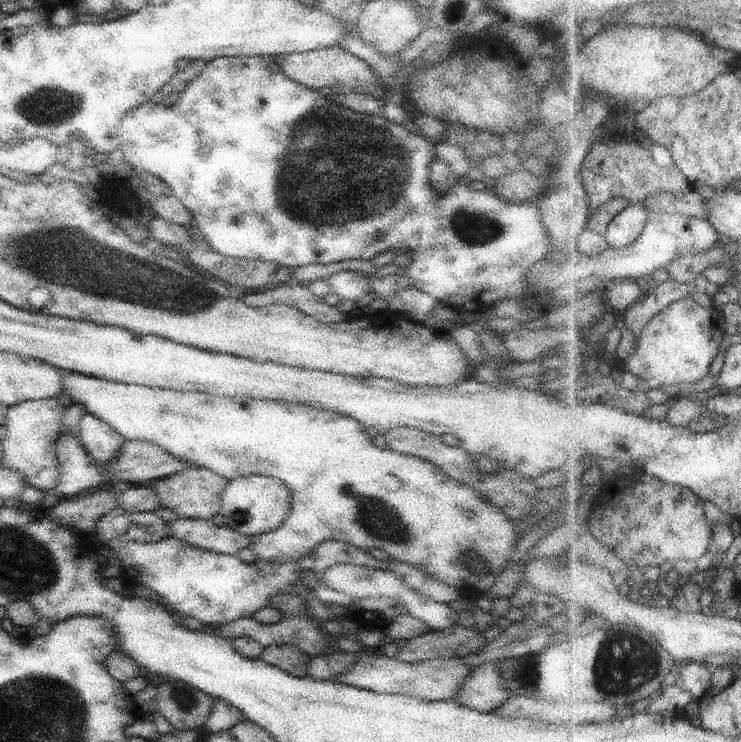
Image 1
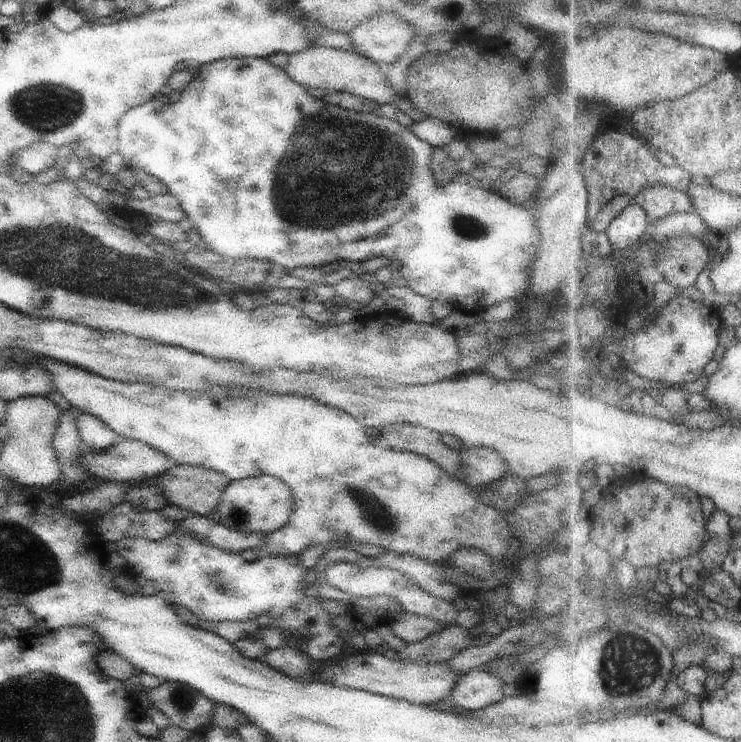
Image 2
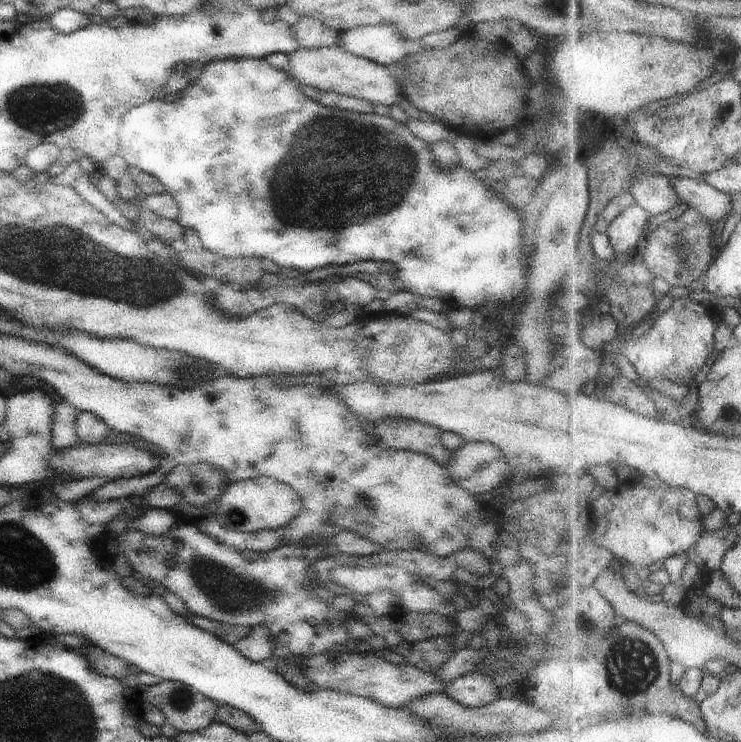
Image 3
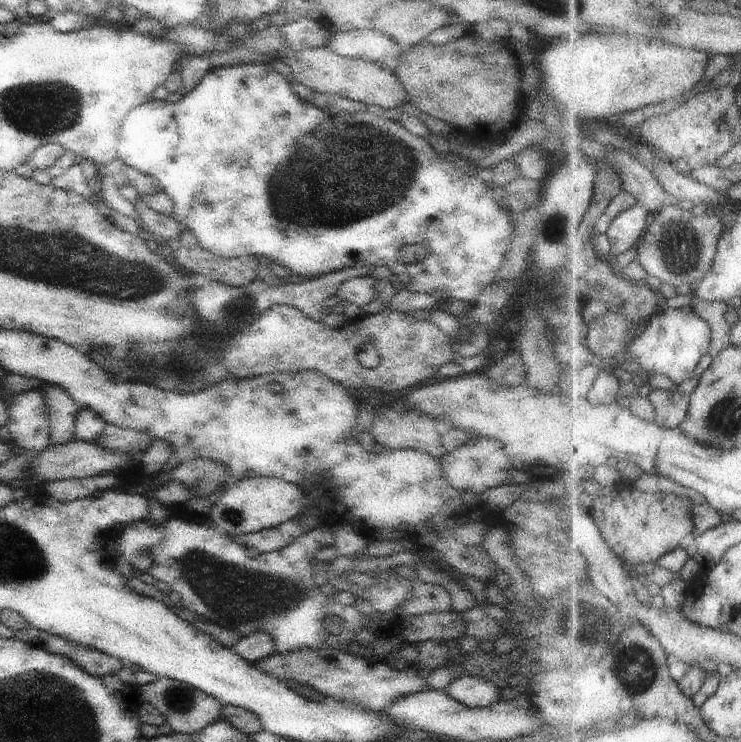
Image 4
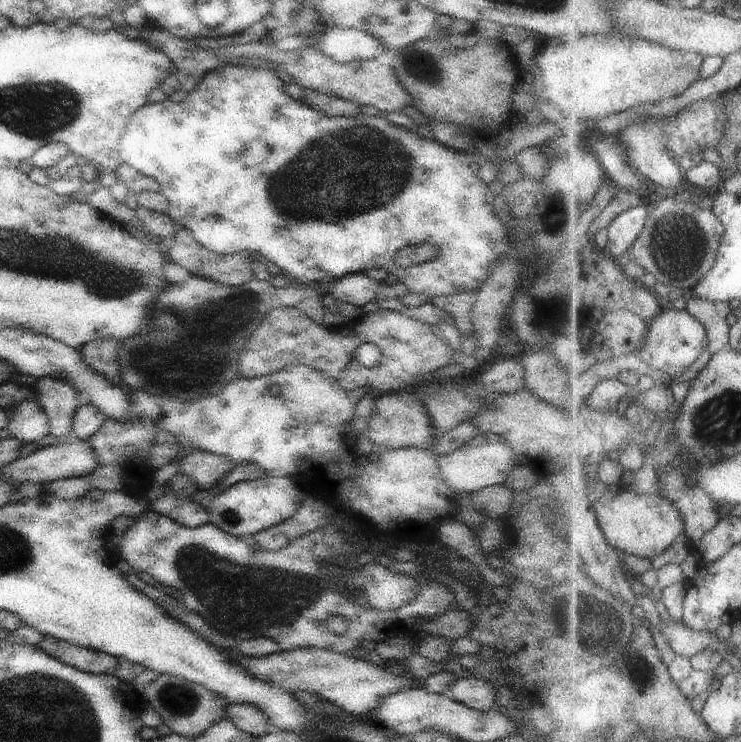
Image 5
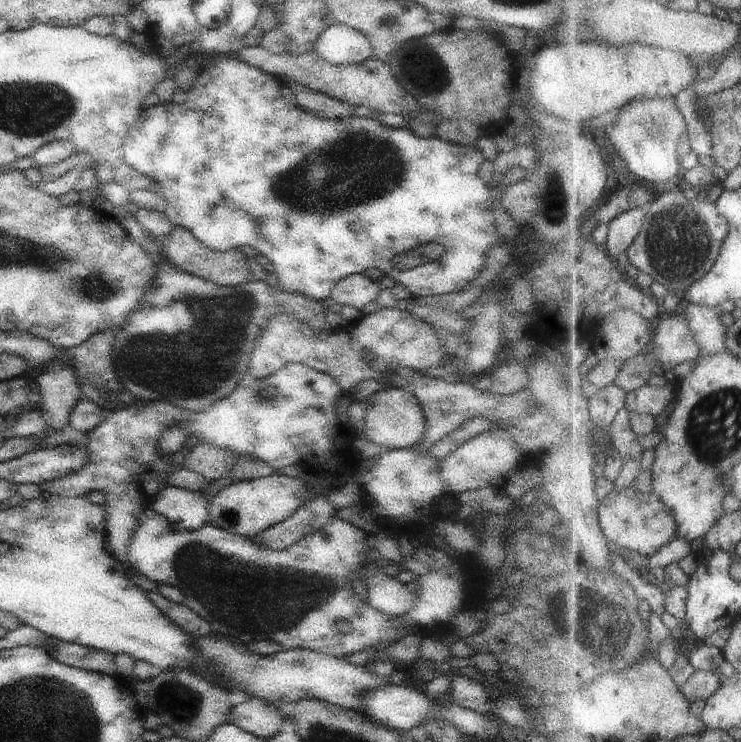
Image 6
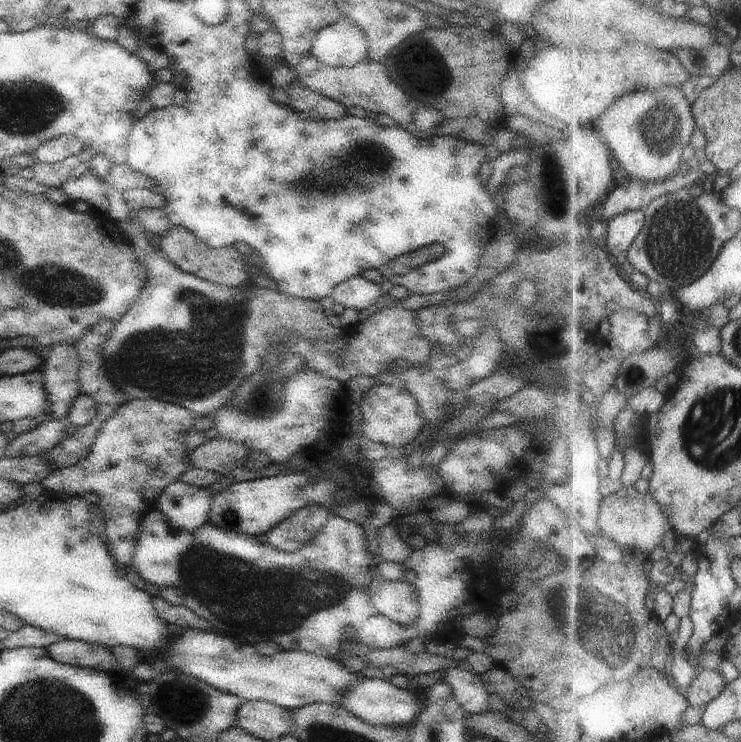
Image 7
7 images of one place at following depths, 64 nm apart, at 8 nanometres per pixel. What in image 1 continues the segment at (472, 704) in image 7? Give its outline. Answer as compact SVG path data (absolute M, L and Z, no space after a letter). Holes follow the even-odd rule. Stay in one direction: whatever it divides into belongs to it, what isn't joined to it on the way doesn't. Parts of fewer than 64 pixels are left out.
M495 661L472 668L453 699L469 710L488 713L497 710L509 696L506 682L501 678Z

